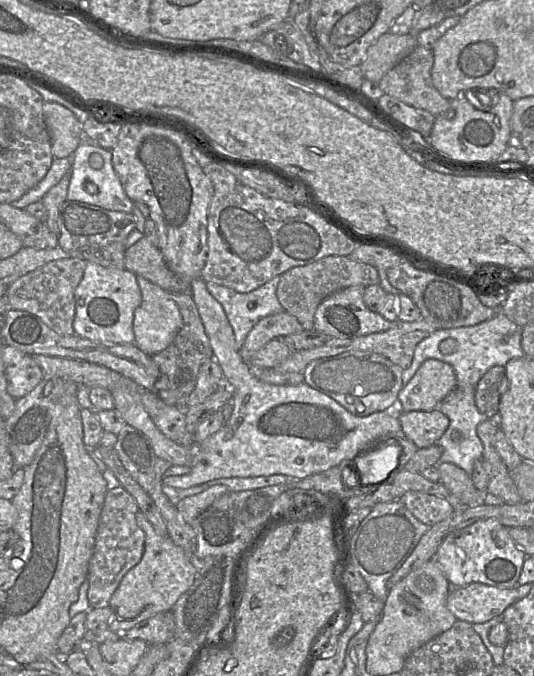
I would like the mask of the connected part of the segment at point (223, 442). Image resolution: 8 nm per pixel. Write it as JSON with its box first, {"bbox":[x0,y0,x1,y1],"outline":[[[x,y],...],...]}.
{"bbox":[162,278,403,488],"outline":[[[195,278],[190,282],[190,294],[197,306],[205,332],[213,351],[213,358],[223,371],[224,385],[233,393],[233,412],[230,419],[215,434],[199,445],[194,445],[194,458],[190,472],[184,475],[164,476],[162,483],[174,488],[189,488],[219,478],[250,478],[271,475],[286,475],[303,479],[335,467],[344,460],[352,460],[362,452],[377,445],[386,435],[403,435],[400,422],[400,402],[385,411],[360,417],[347,411],[329,396],[305,383],[288,386],[272,385],[261,381],[257,372],[240,356],[235,344],[233,329],[222,305],[208,292],[205,281]]]}

